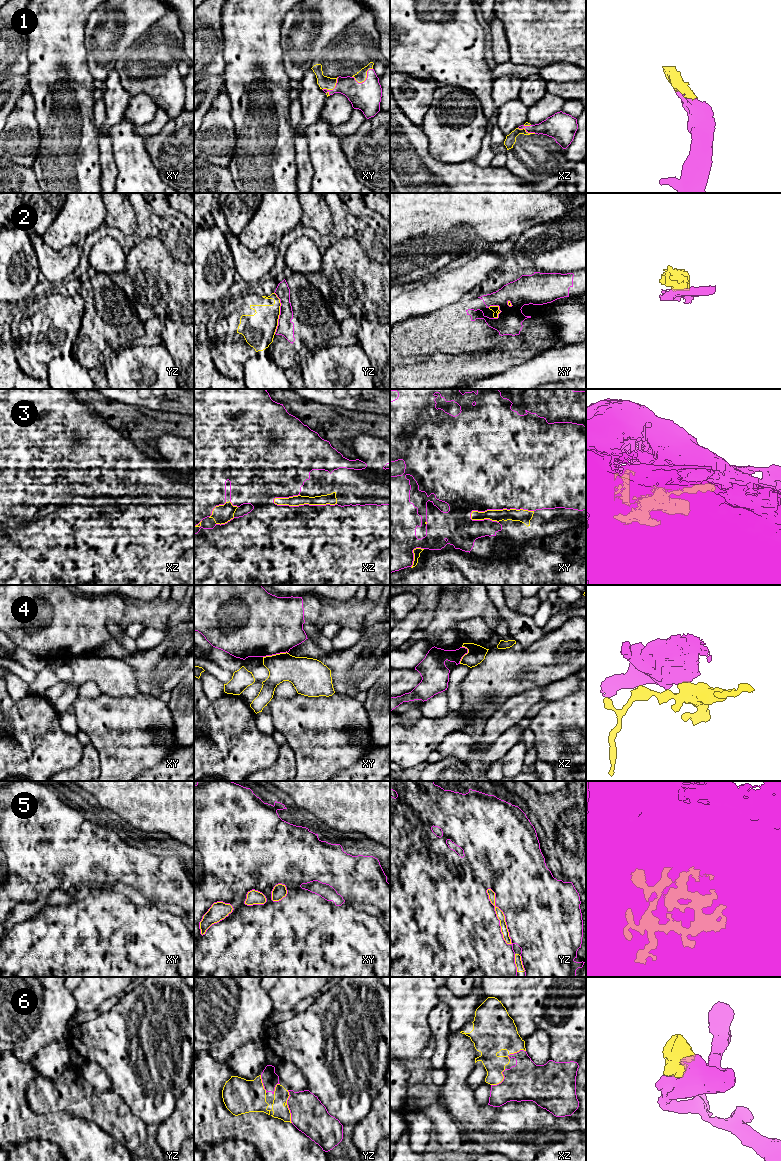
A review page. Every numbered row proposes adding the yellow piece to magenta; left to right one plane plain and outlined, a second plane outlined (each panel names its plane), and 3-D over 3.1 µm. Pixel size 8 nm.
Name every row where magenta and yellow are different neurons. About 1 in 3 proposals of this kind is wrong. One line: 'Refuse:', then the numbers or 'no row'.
Refuse: 2, 4

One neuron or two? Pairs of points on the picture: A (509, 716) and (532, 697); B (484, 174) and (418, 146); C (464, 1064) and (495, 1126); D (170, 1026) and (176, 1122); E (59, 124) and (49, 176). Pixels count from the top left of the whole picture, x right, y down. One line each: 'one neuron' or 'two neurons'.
A: one neuron
B: one neuron
C: one neuron
D: two neurons
E: one neuron

